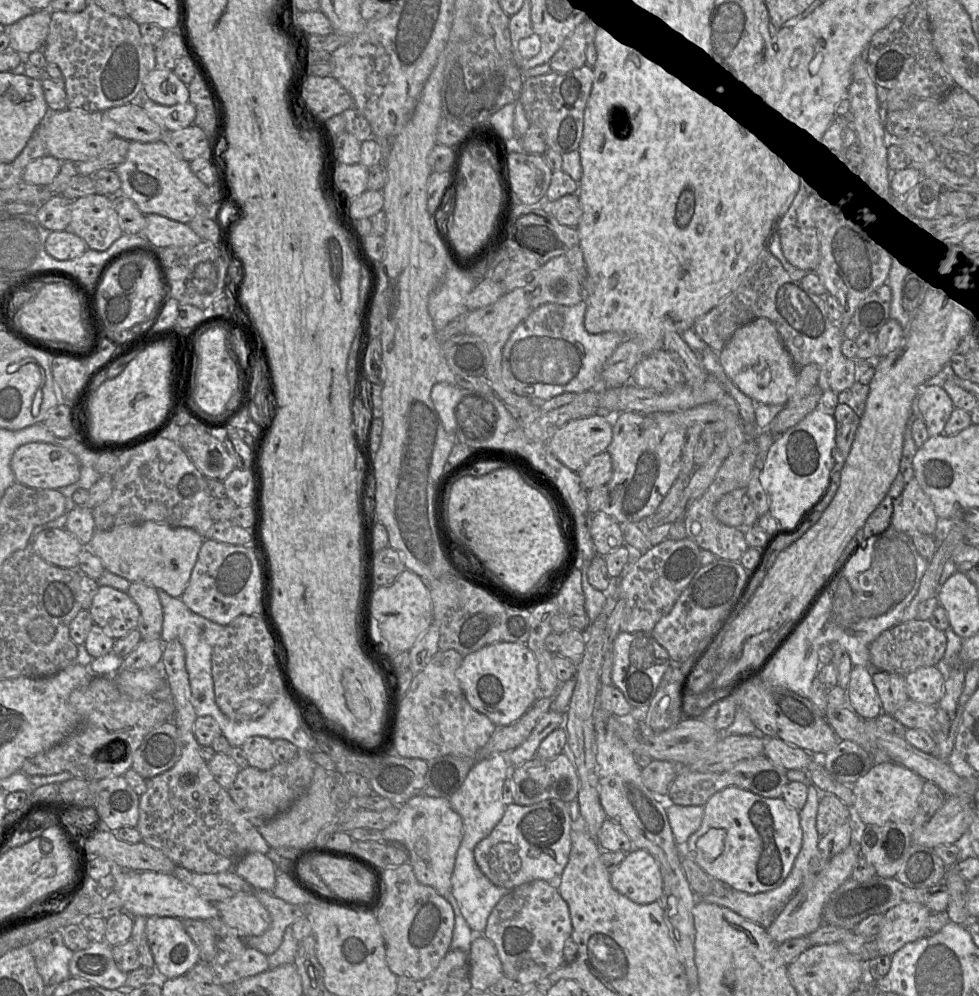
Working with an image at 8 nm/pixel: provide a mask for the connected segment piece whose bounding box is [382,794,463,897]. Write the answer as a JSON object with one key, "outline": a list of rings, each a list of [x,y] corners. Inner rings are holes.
{"outline":[[[416,794],[399,807],[397,820],[382,831],[387,843],[402,845],[409,856],[415,877],[444,896],[451,892],[451,876],[463,838],[463,821],[446,797]]]}

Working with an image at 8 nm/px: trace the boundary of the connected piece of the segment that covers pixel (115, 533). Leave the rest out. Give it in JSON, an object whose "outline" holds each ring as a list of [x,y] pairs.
{"outline":[[[146,521],[116,526],[106,531],[96,530],[90,542],[84,546],[102,561],[106,571],[130,582],[162,589],[170,596],[180,598],[190,579],[203,540],[194,529]]]}

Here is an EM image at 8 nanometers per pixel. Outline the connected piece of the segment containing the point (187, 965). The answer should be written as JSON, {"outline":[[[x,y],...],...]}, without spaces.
{"outline":[[[160,916],[147,917],[146,934],[159,977],[170,979],[185,975],[200,961],[198,949],[185,931],[181,919]]]}

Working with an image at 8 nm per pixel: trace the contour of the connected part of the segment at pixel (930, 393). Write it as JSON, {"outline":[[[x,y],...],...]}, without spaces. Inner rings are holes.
{"outline":[[[937,384],[927,385],[918,400],[921,416],[930,437],[943,434],[955,406],[945,389]]]}

